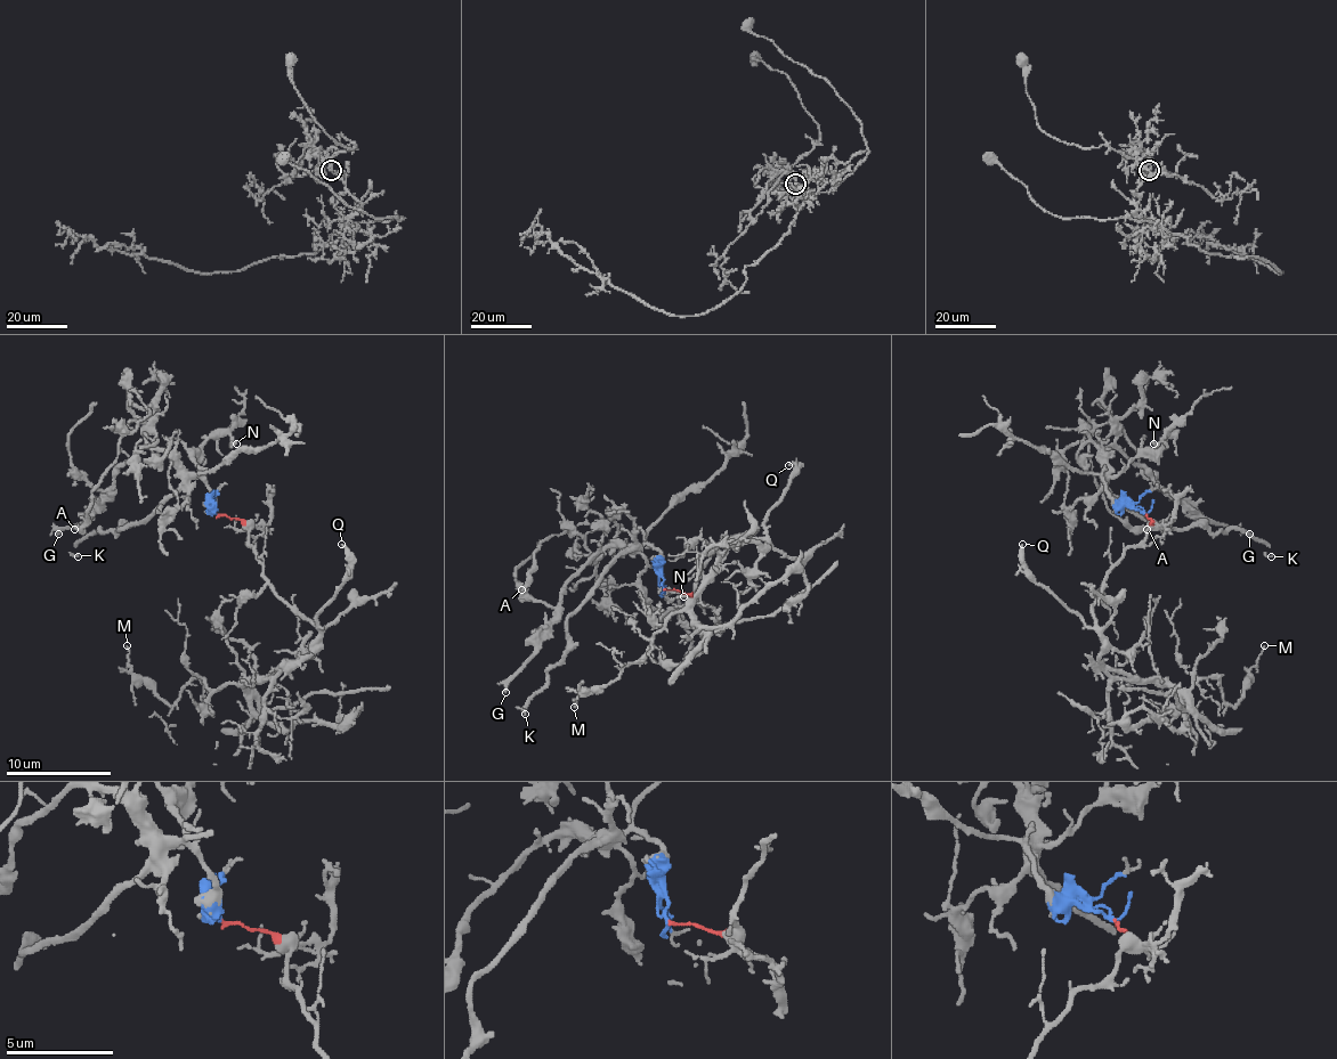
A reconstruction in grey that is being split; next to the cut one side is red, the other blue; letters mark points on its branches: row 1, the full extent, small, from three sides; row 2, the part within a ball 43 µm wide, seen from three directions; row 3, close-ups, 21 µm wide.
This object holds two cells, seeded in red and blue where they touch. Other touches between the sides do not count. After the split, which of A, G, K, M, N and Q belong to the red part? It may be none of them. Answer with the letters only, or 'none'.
M, Q

